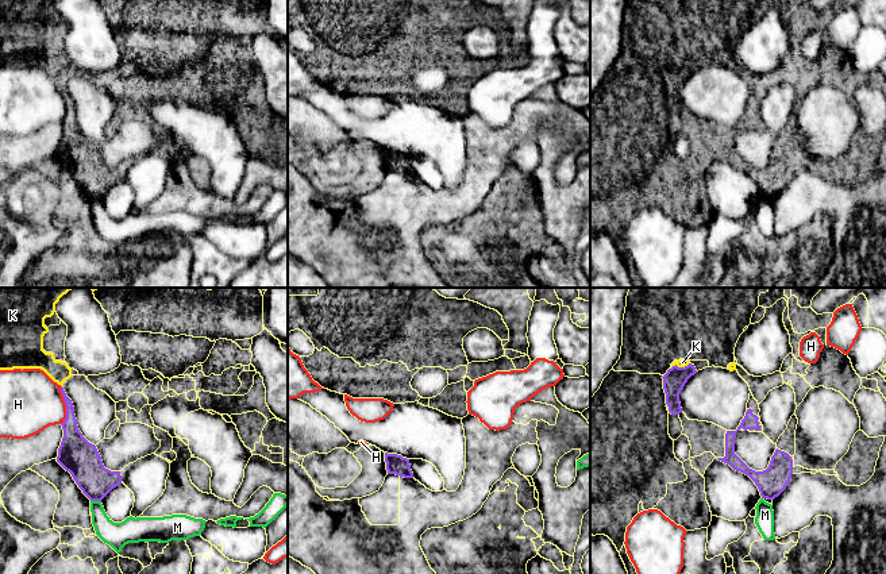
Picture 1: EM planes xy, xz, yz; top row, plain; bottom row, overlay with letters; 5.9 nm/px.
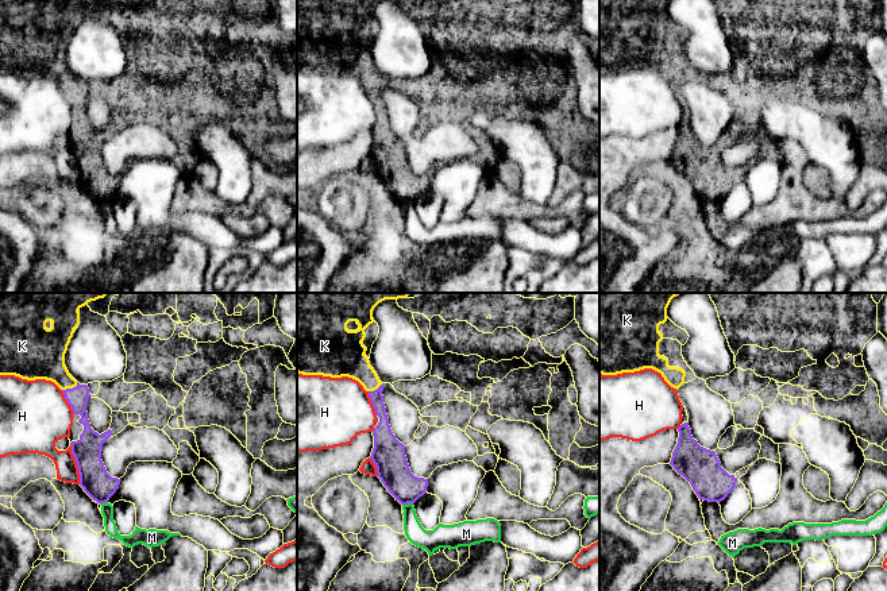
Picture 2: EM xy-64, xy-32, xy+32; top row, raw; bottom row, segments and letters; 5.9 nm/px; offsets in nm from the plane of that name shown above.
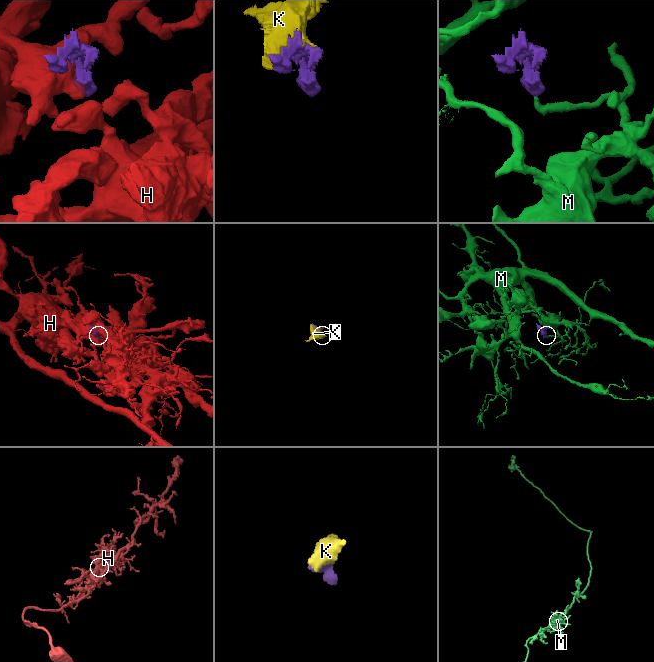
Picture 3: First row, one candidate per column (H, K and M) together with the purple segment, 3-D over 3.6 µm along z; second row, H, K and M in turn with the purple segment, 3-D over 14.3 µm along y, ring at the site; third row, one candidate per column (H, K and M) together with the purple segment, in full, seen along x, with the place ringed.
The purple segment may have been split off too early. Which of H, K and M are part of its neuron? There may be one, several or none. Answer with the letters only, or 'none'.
K

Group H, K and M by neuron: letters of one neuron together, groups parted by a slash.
H / K / M

